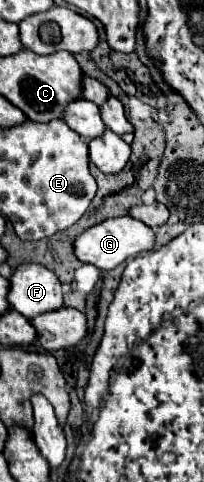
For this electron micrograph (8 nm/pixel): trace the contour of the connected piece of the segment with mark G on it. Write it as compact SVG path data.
M125 215L125 217L105 219L103 223L89 227L75 239L73 245L75 245L75 255L79 257L79 261L91 263L91 265L99 267L101 271L109 271L109 269L115 269L117 265L121 265L125 259L137 257L139 253L153 249L155 231L149 229L145 223L133 219L131 215Z

